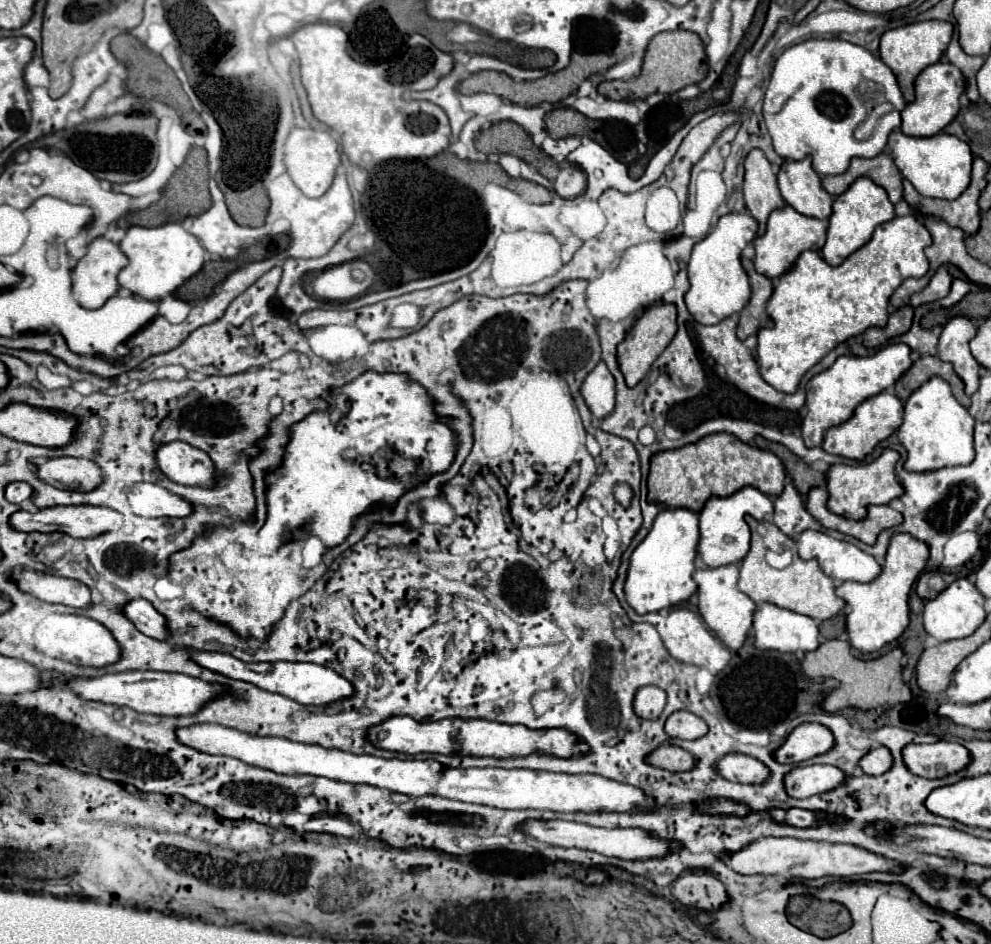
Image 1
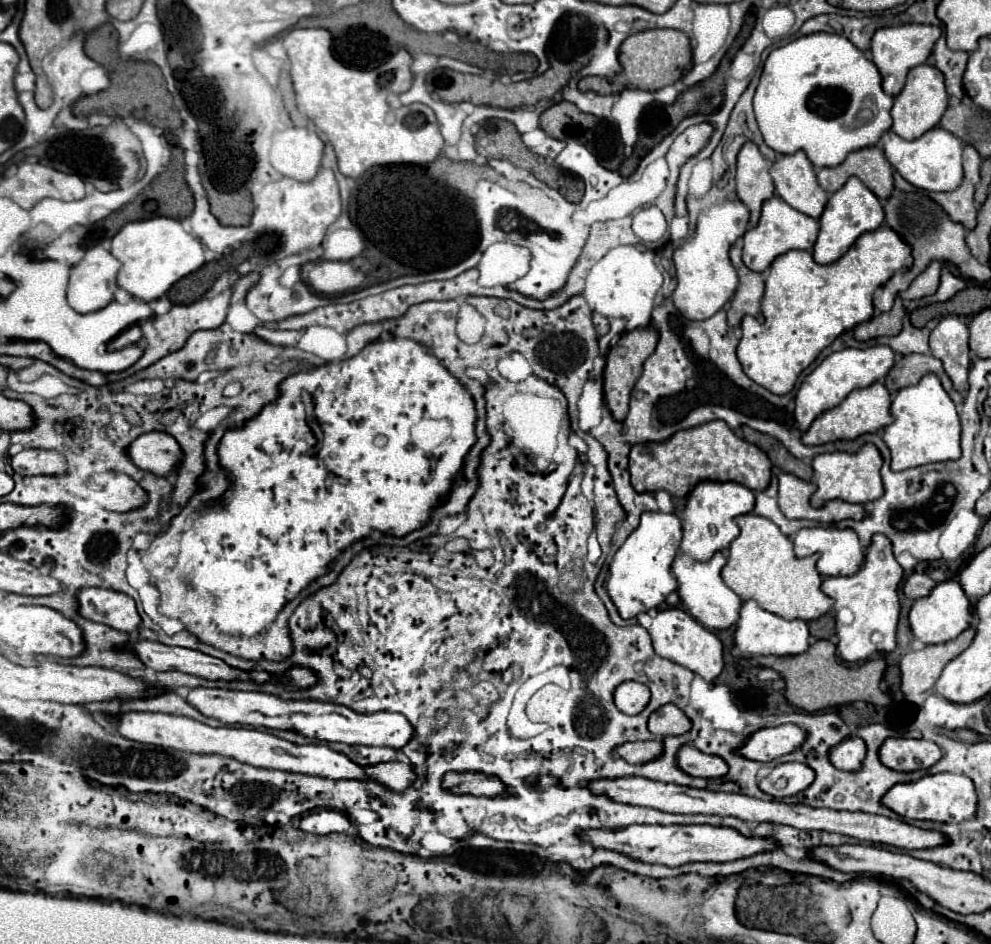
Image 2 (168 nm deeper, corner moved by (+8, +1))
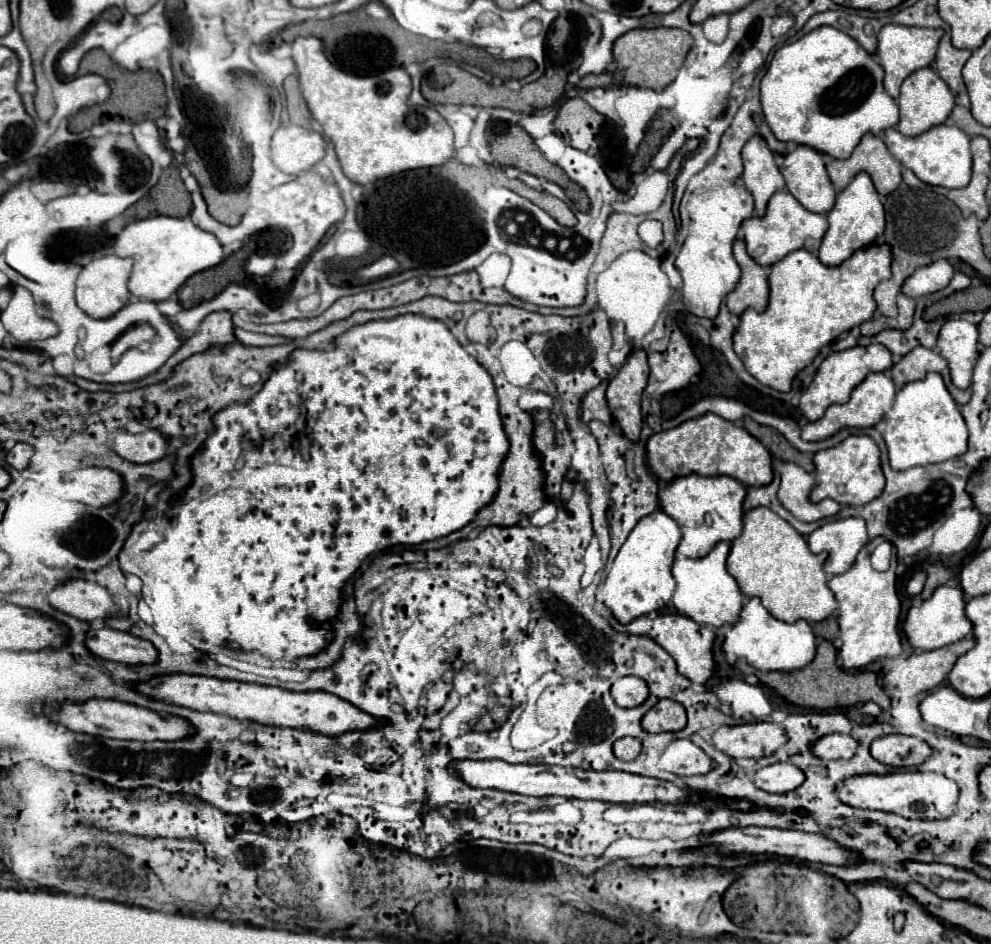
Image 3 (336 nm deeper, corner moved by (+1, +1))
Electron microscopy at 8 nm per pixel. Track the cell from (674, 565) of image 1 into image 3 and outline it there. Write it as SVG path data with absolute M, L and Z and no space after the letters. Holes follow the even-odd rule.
M655 510L653 514L637 522L637 526L631 530L625 544L621 546L617 558L613 560L613 566L603 582L603 602L613 612L617 622L627 624L633 618L663 608L671 600L675 590L675 582L671 576L673 554L679 542L681 528L661 510Z

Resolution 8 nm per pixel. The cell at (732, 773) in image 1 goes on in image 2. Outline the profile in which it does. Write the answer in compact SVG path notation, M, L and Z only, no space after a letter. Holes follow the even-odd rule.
M682 746L676 760L678 760L678 766L690 776L722 778L728 774L728 764L722 758L712 754L702 754L692 746Z

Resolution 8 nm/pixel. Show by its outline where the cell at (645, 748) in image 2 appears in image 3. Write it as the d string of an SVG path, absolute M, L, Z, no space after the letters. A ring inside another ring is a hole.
M631 736L619 738L613 744L613 754L621 760L633 760L639 756L639 752L641 752L641 742L637 738L631 738Z

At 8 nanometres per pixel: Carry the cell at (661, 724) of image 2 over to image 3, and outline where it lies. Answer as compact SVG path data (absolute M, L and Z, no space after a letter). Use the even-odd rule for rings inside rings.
M659 700L643 718L641 726L645 732L677 732L685 728L685 710L679 702L673 700Z

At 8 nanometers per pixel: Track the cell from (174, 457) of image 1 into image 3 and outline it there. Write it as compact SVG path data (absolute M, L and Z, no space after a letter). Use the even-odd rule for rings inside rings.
M125 430L113 432L115 454L135 464L161 460L165 456L165 448L167 448L167 442L157 430L145 430L139 434L129 434Z

